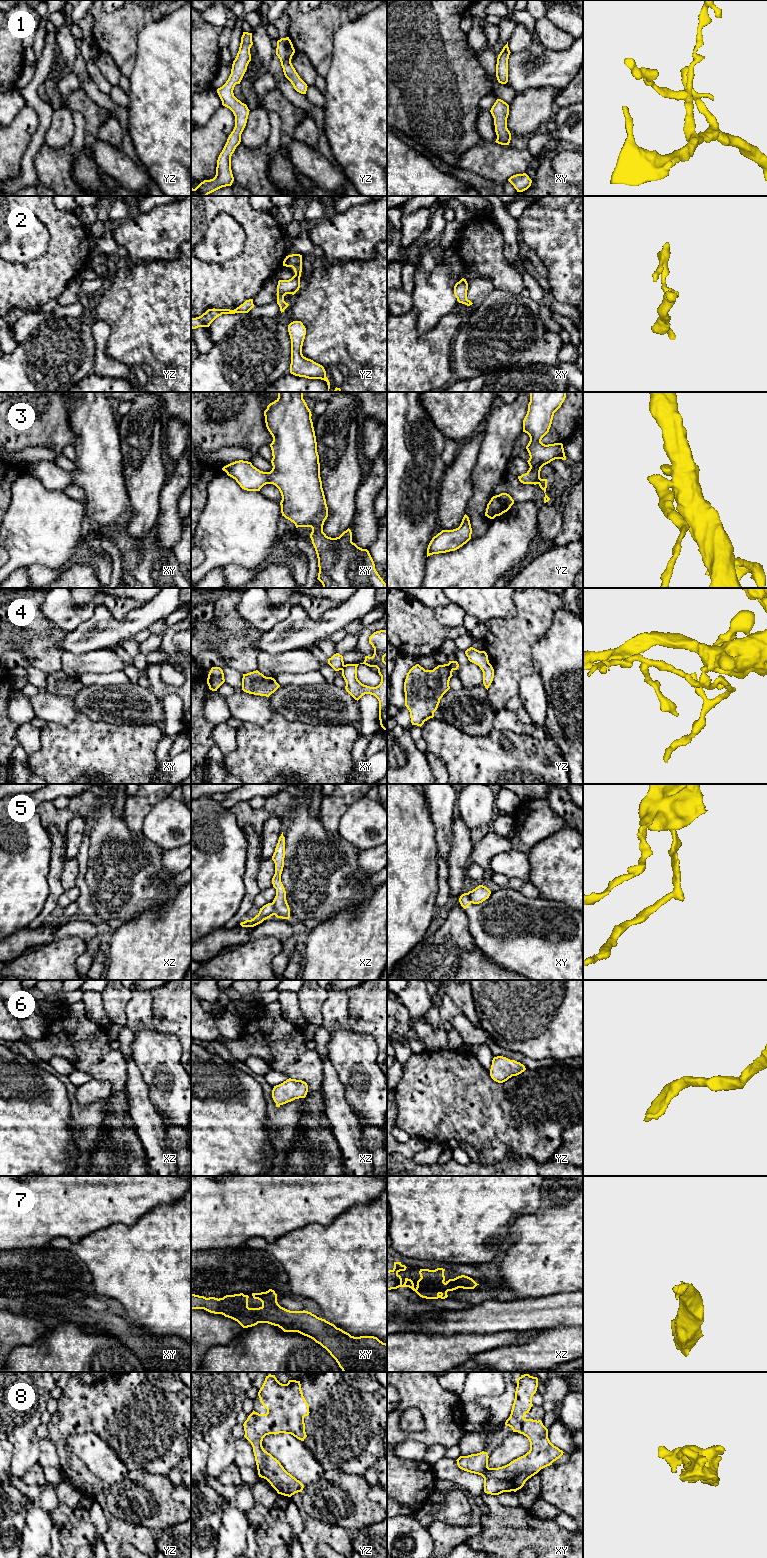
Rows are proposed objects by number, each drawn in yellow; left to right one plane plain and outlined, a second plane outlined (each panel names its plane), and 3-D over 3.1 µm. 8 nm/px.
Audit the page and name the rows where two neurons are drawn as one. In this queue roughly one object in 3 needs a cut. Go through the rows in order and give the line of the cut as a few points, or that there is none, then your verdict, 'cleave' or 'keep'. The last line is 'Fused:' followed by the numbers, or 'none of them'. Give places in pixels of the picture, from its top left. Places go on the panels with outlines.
1: no cut; keep
2: no cut; keep
3: no cut; keep
4: cut in yz along (448, 663), (453, 669); cleave
5: cut in xz along (272, 902), (274, 914); cleave
6: no cut; keep
7: no cut; keep
8: no cut; keep
Fused: 4, 5

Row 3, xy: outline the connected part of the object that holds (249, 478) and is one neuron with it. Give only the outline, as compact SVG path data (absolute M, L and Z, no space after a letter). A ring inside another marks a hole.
M278 392L278 398L264 411L265 423L273 437L272 470L263 472L248 461L235 461L222 468L247 491L260 491L266 484L275 485L282 496L281 513L298 527L311 527L310 538L318 558L318 580L323 588L387 588L375 569L367 549L352 542L348 528L339 537L331 538L323 532L328 517L328 507L320 477L320 463L311 411L303 399L303 392Z

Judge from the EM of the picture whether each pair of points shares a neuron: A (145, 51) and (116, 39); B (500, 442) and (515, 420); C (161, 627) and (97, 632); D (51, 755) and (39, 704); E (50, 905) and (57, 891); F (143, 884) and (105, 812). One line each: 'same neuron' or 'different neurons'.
A: different neurons
B: same neuron
C: different neurons
D: different neurons
E: same neuron
F: same neuron

